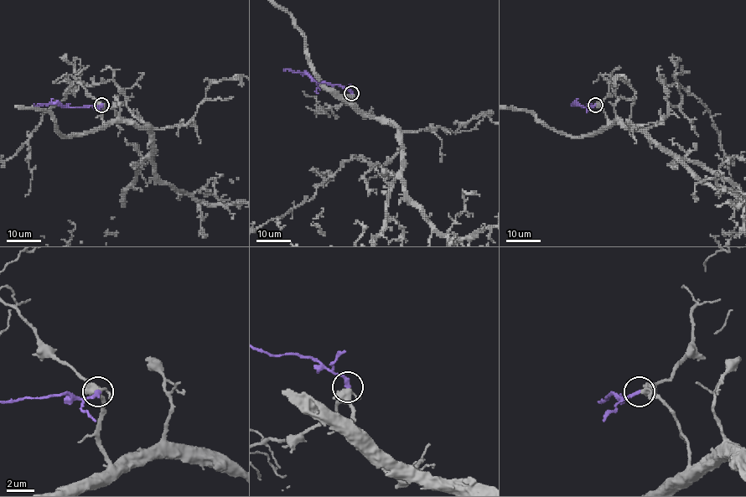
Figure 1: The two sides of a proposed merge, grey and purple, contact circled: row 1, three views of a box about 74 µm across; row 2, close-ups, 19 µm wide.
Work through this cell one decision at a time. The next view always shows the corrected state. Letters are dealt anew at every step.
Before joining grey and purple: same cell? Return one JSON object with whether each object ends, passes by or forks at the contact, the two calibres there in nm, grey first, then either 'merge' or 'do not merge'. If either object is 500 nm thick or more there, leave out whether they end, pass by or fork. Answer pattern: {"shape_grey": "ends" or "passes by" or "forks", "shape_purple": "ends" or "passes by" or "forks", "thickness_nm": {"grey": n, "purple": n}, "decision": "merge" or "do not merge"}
{"shape_grey": "forks", "shape_purple": "ends", "thickness_nm": {"grey": 360, "purple": 280}, "decision": "merge"}

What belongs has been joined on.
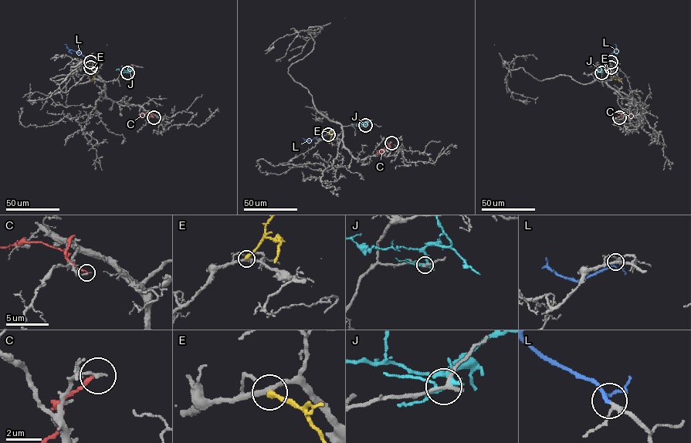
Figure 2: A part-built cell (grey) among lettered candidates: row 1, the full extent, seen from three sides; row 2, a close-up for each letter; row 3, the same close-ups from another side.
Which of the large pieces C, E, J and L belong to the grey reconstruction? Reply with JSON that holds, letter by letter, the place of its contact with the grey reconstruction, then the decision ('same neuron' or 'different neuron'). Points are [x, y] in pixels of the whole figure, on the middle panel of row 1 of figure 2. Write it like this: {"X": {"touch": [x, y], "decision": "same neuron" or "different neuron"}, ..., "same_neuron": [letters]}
{"C": {"touch": [391, 143], "decision": "different neuron"}, "E": {"touch": [328, 134], "decision": "different neuron"}, "J": {"touch": [365, 125], "decision": "different neuron"}, "L": {"touch": [328, 134], "decision": "different neuron"}, "same_neuron": []}

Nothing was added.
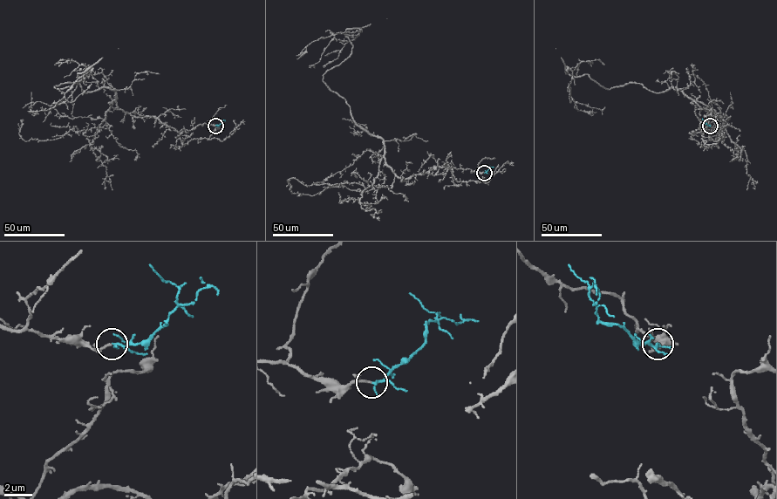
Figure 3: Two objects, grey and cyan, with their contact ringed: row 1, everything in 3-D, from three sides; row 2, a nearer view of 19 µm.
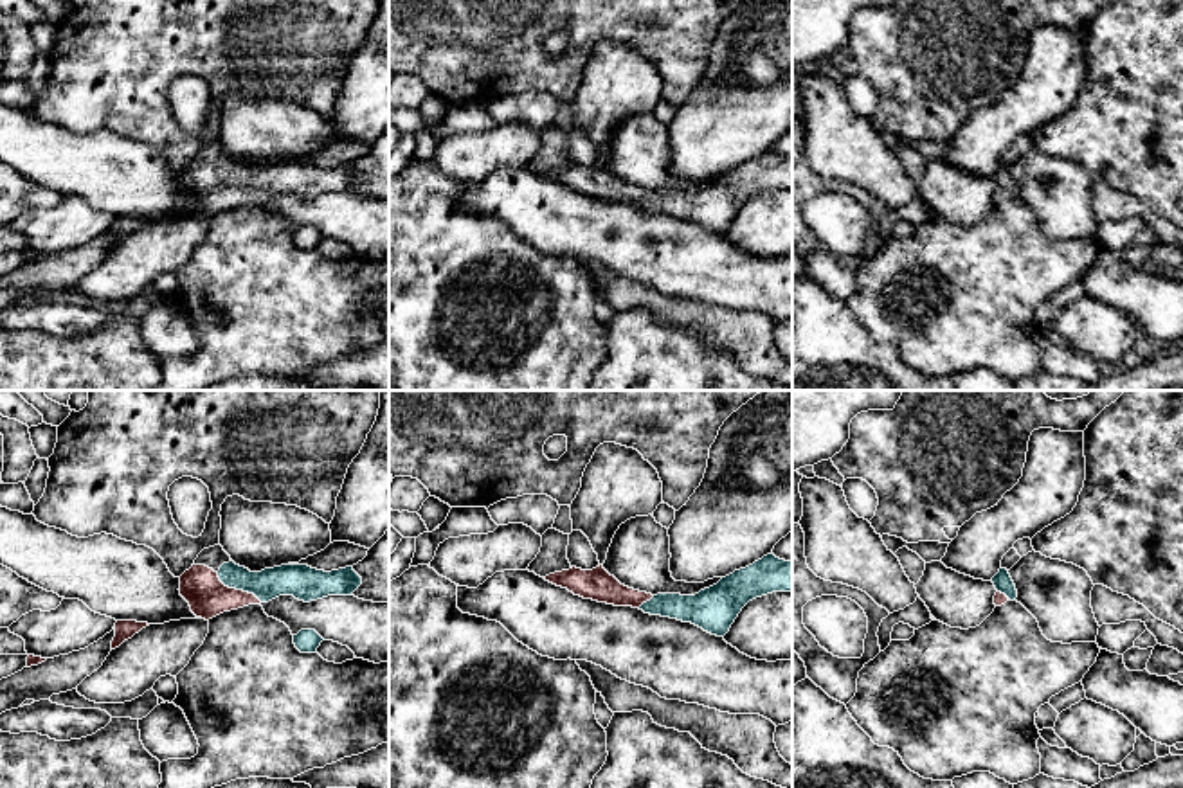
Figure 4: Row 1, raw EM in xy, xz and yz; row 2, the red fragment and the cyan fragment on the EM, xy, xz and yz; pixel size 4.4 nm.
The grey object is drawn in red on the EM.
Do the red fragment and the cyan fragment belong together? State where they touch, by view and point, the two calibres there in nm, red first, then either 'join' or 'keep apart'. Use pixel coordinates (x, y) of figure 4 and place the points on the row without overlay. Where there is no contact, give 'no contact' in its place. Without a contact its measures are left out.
meets red in xy at (238, 188); 180 nm thick on the red side, 140 nm on the other; join

